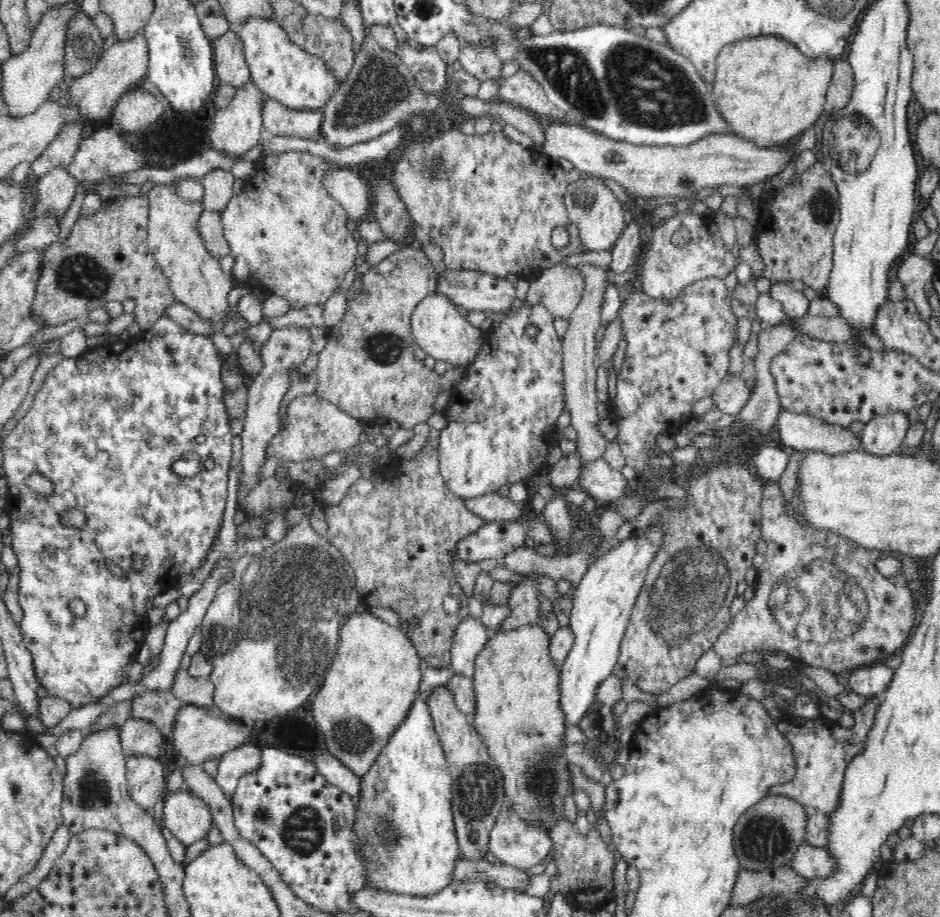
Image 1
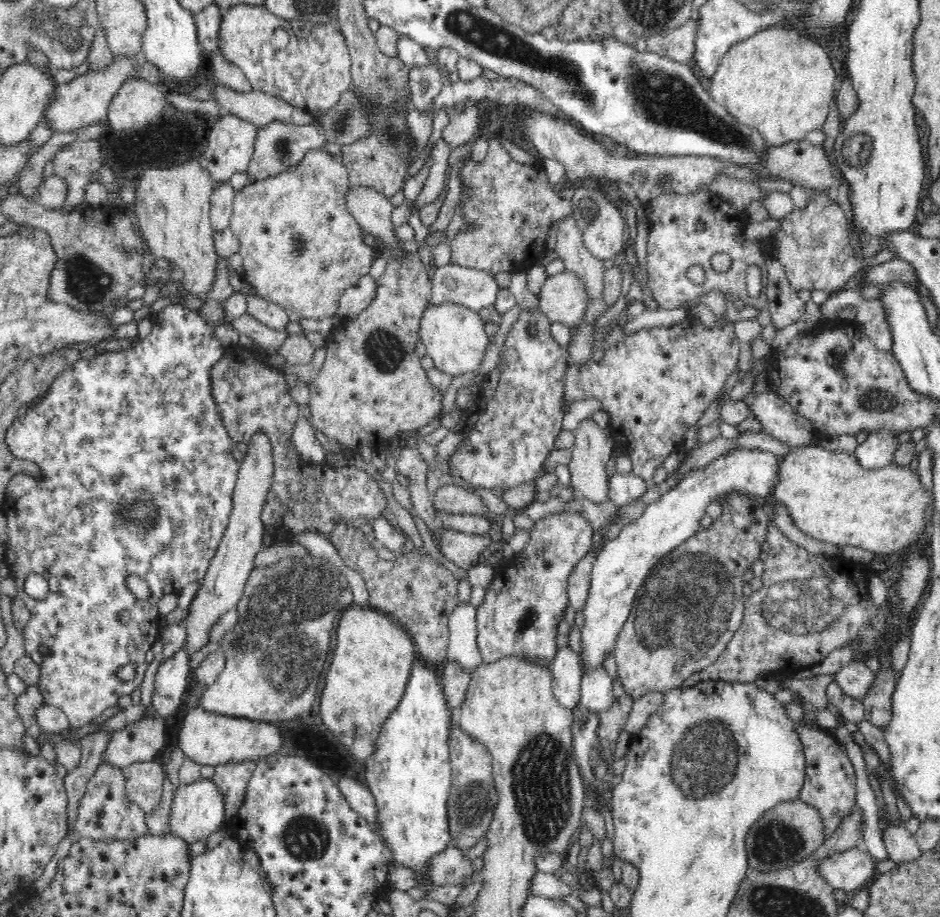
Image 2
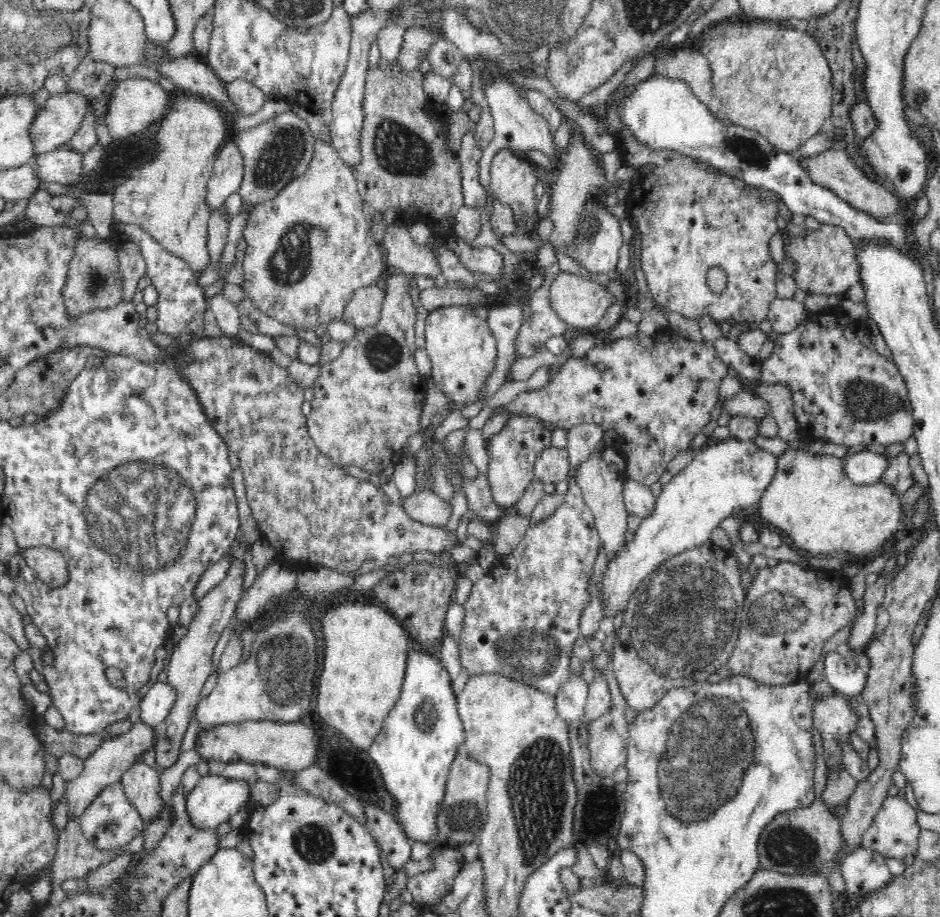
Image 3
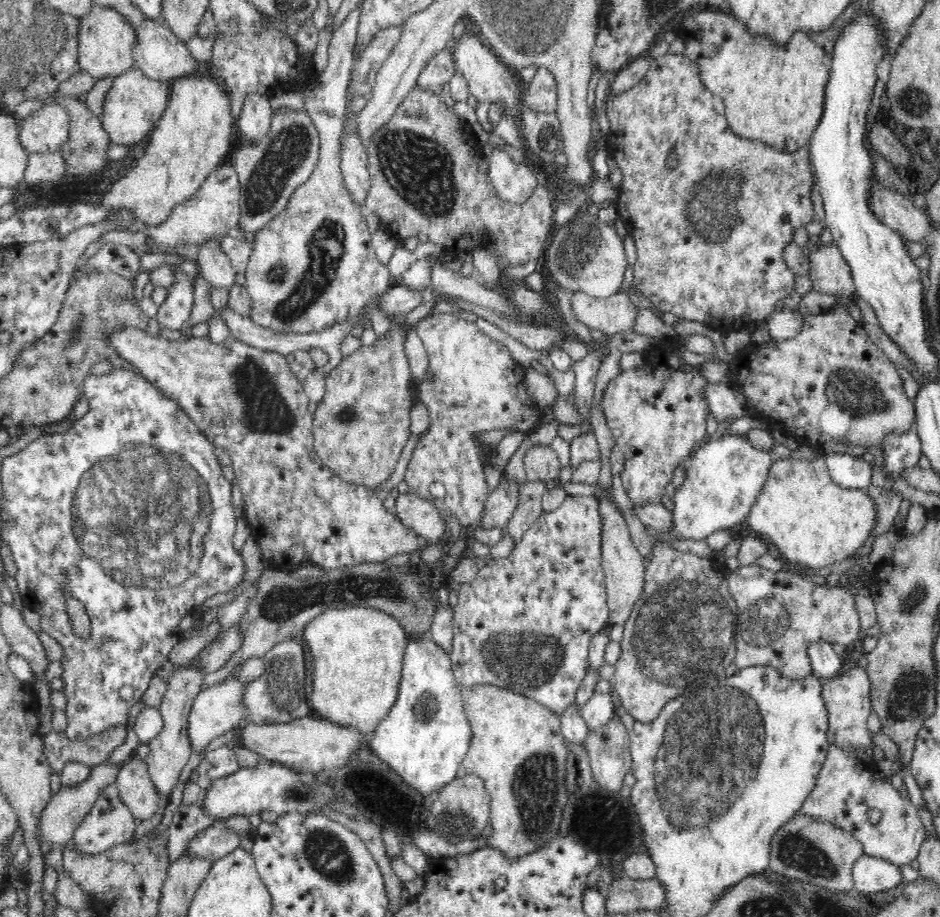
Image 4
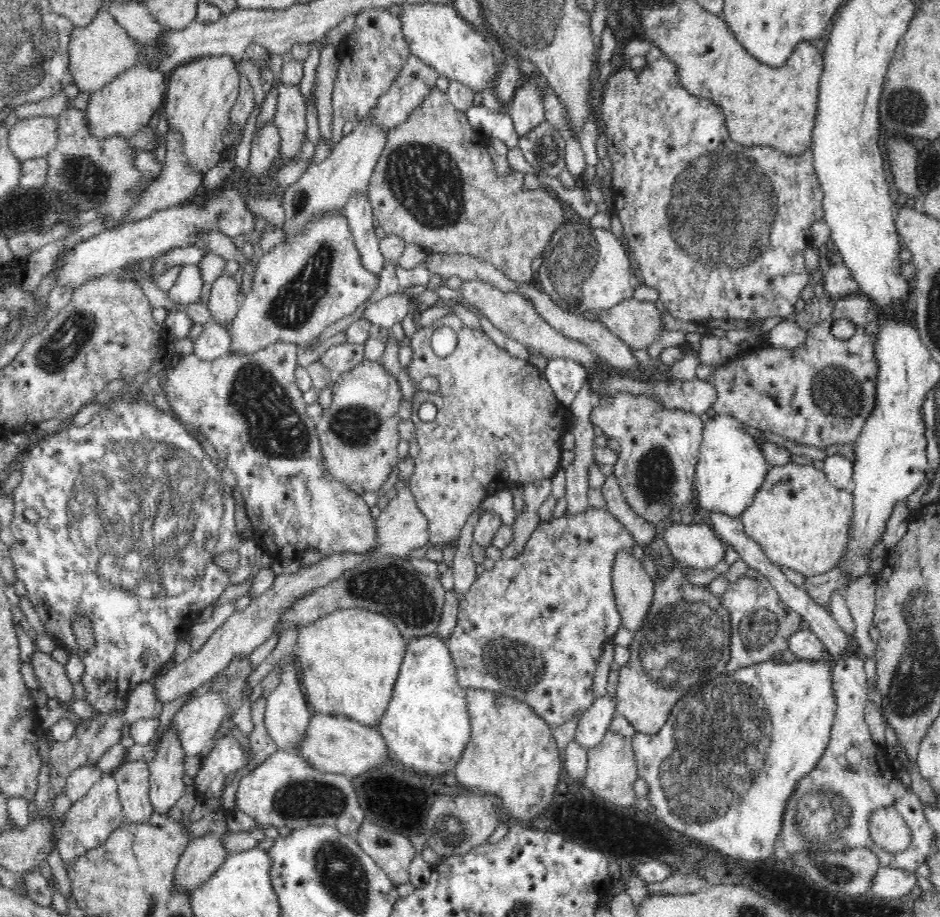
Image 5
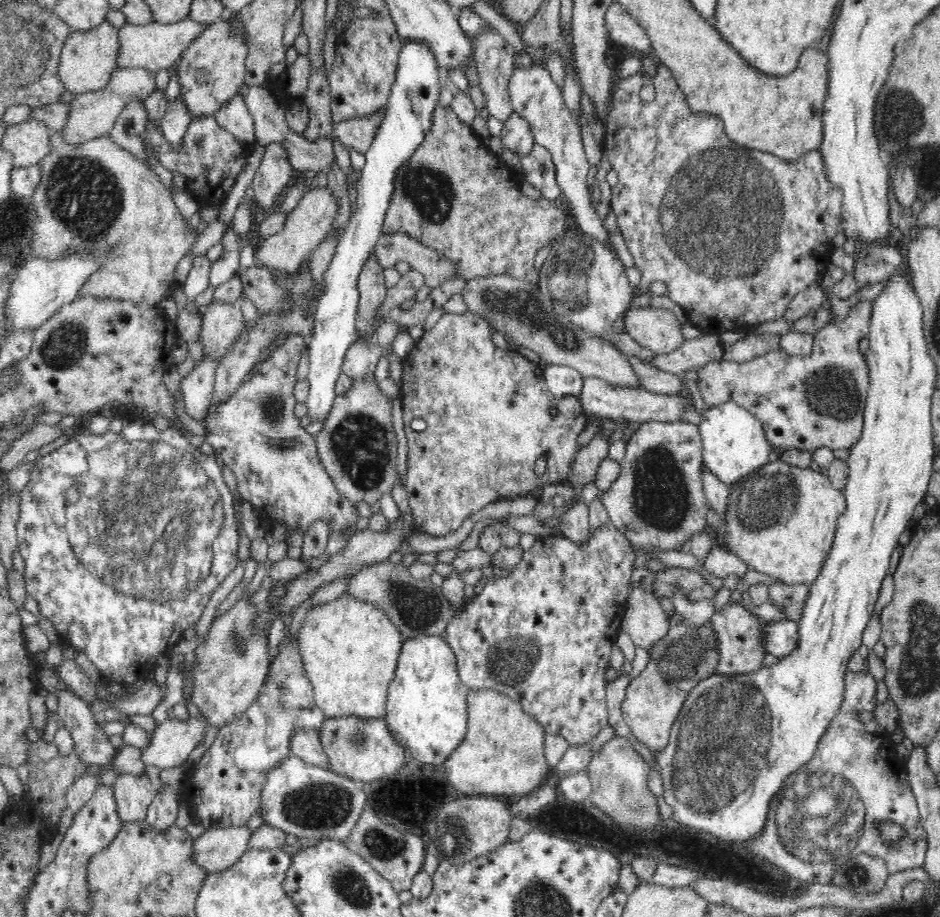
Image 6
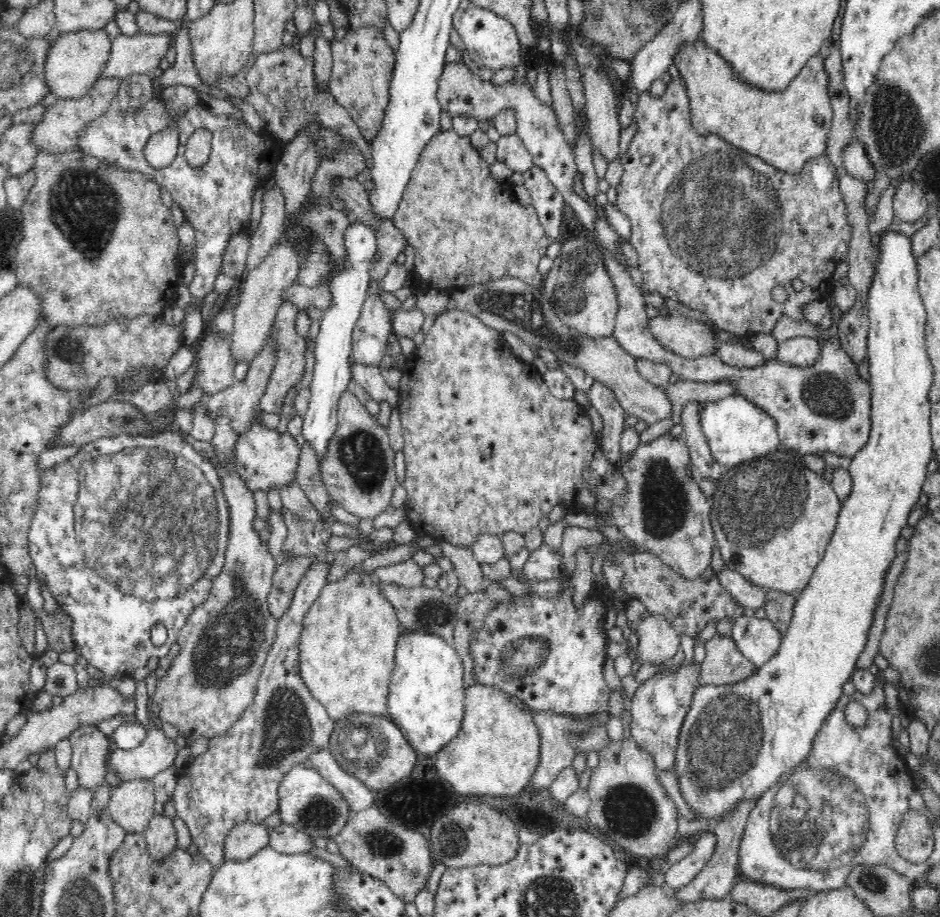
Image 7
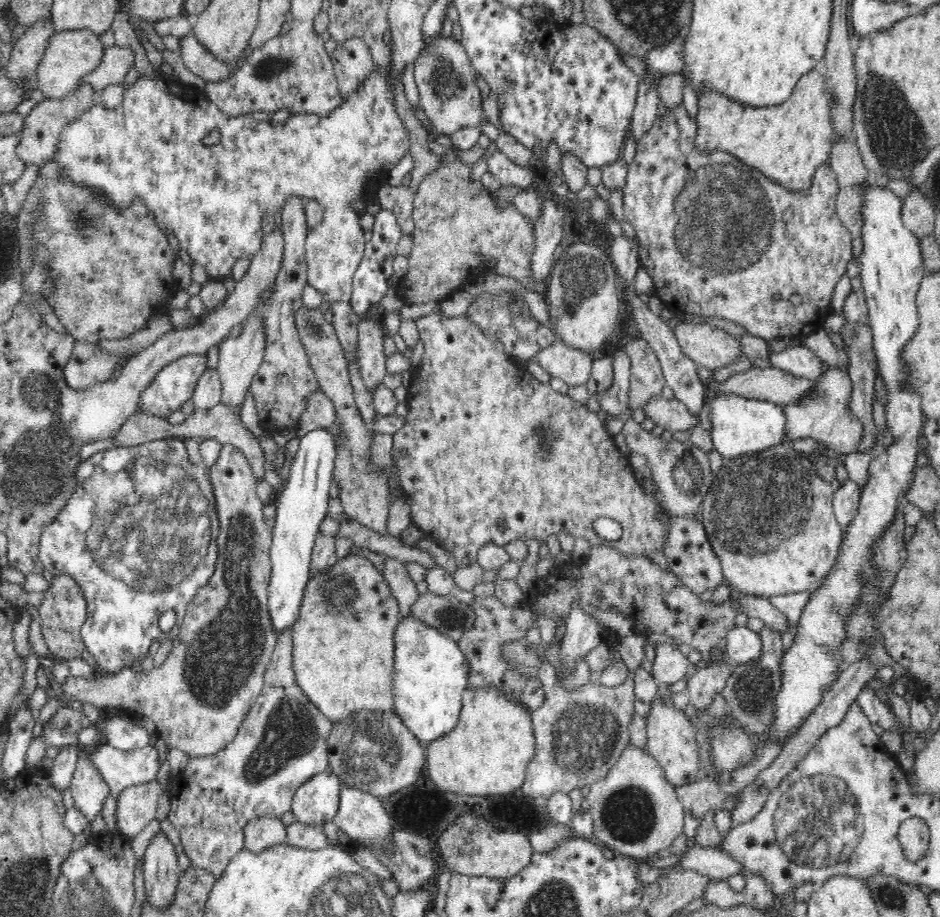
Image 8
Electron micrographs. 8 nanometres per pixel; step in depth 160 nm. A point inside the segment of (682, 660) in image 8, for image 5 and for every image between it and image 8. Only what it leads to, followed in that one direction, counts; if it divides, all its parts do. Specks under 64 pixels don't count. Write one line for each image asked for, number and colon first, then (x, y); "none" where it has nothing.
5: (633, 591)
6: (644, 622)
7: (658, 641)

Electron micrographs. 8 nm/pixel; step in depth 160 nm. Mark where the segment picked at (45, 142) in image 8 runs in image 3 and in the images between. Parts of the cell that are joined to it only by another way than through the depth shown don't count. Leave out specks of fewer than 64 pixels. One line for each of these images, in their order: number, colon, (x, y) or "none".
3: (135, 104)
4: (134, 104)
5: (125, 105)
6: (90, 115)
7: (63, 121)

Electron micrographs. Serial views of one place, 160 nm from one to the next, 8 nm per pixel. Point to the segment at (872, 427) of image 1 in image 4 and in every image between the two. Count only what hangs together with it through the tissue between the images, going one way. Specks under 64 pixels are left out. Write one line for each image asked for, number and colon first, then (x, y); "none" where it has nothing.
2: (879, 449)
3: (865, 468)
4: (851, 473)

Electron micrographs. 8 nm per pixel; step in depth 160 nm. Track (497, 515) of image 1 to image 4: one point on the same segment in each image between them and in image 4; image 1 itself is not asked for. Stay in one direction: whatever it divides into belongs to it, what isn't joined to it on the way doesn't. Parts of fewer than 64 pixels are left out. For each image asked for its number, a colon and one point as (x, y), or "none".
2: (454, 498)
3: (425, 506)
4: (421, 516)

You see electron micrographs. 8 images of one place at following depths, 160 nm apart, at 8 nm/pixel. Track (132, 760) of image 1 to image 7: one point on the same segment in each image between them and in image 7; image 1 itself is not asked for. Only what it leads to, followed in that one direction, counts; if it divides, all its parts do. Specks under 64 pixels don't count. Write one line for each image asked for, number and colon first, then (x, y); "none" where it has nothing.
2: (143, 780)
3: (141, 783)
4: (136, 789)
5: (132, 778)
6: (133, 793)
7: (131, 805)

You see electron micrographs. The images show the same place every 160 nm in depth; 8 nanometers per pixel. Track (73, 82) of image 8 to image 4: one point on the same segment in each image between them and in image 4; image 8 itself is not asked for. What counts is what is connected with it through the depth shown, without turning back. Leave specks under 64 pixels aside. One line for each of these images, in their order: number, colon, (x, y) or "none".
4: (107, 39)
5: (100, 51)
6: (87, 59)
7: (75, 63)

